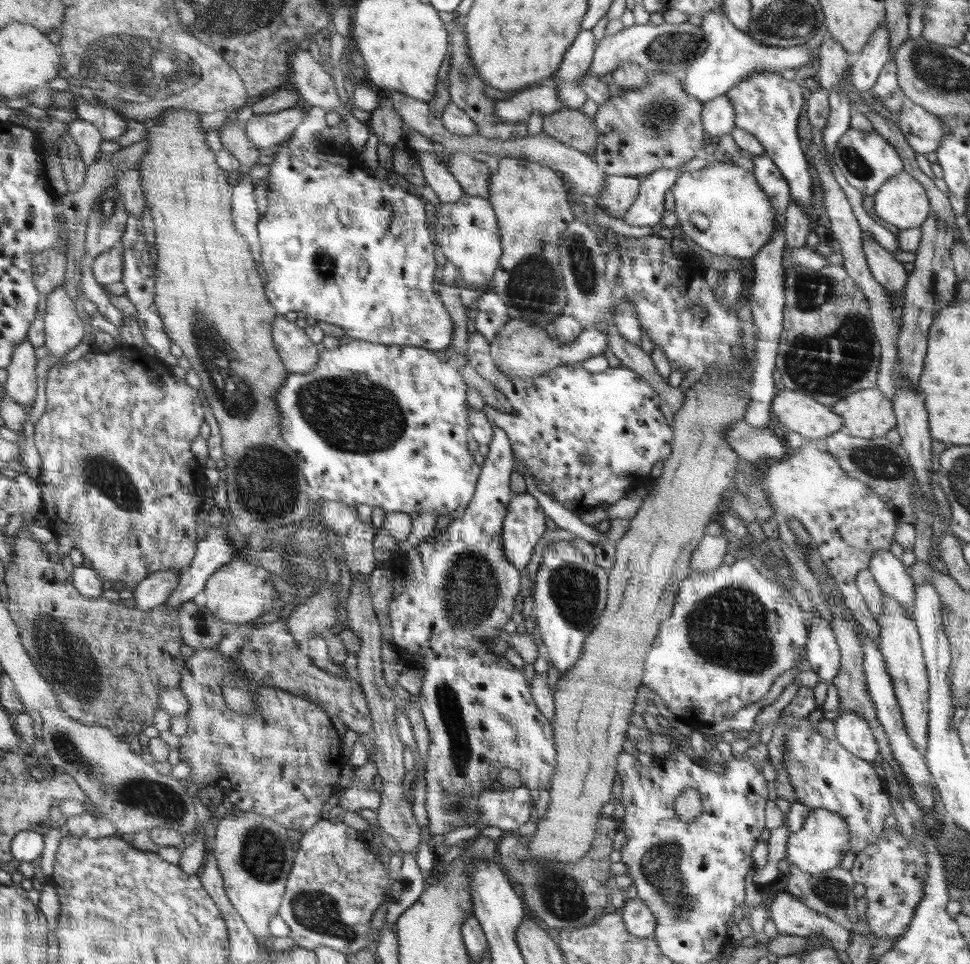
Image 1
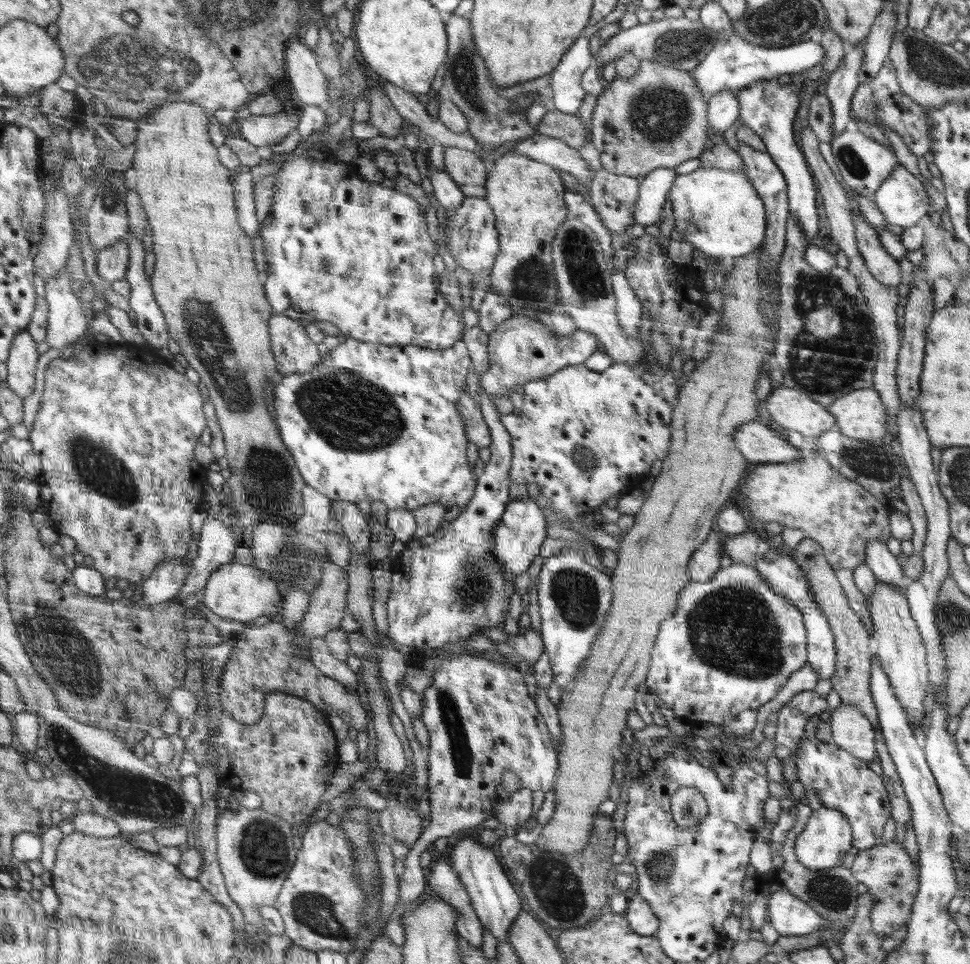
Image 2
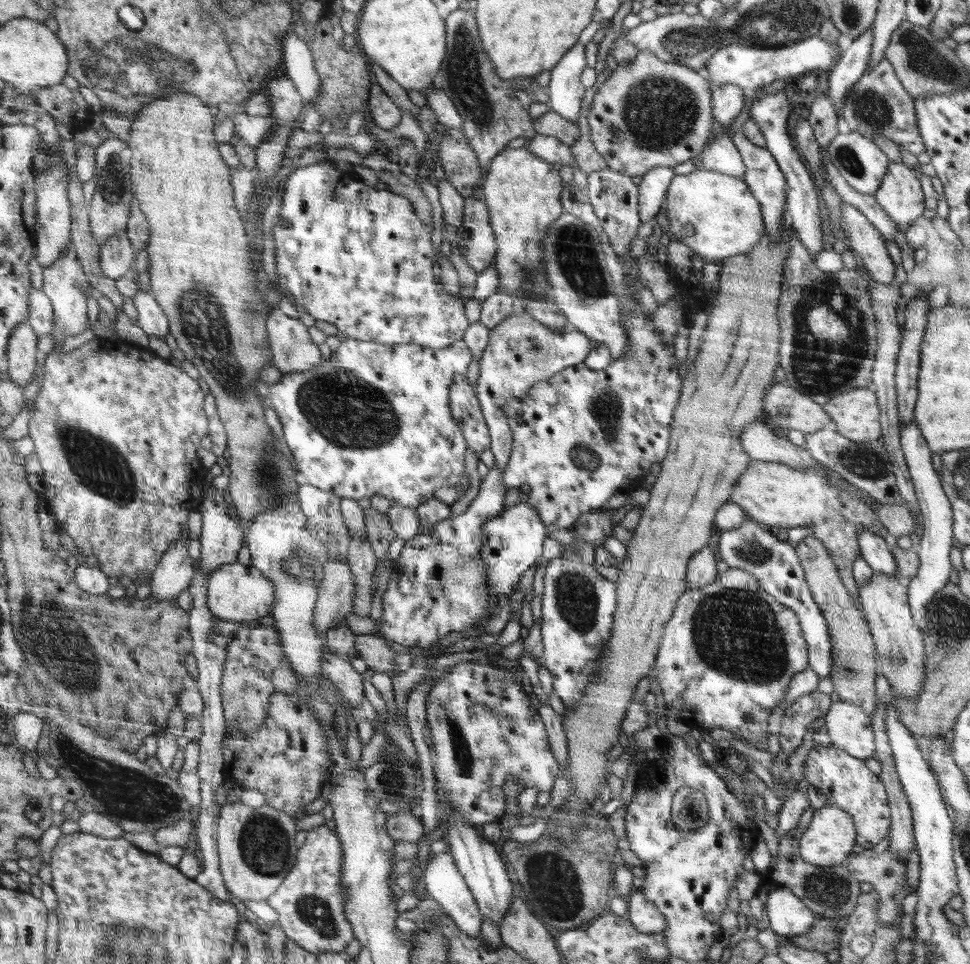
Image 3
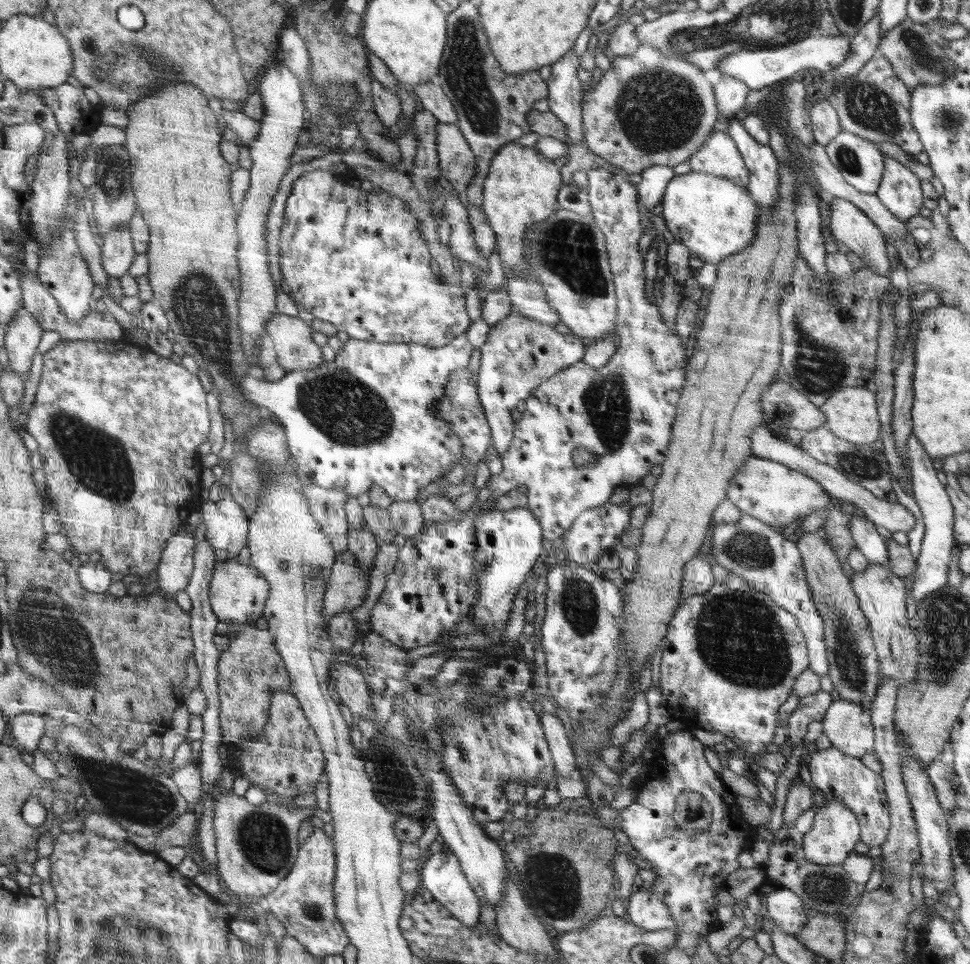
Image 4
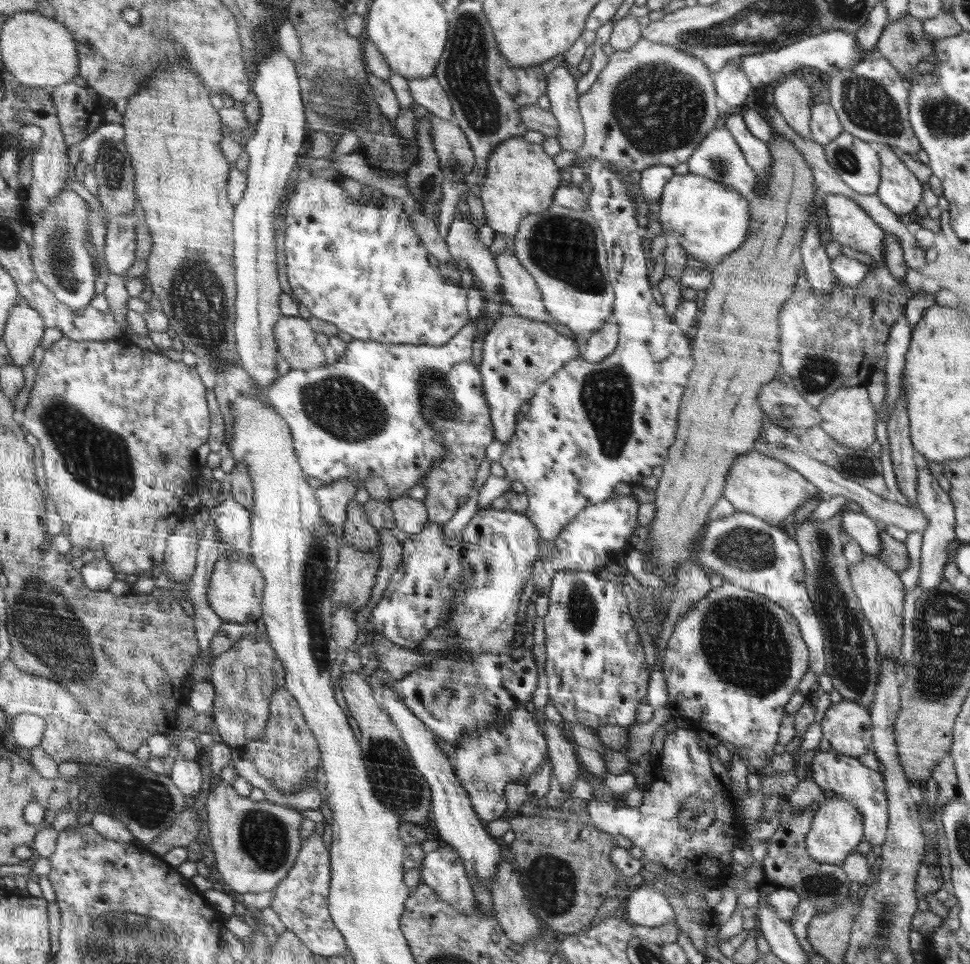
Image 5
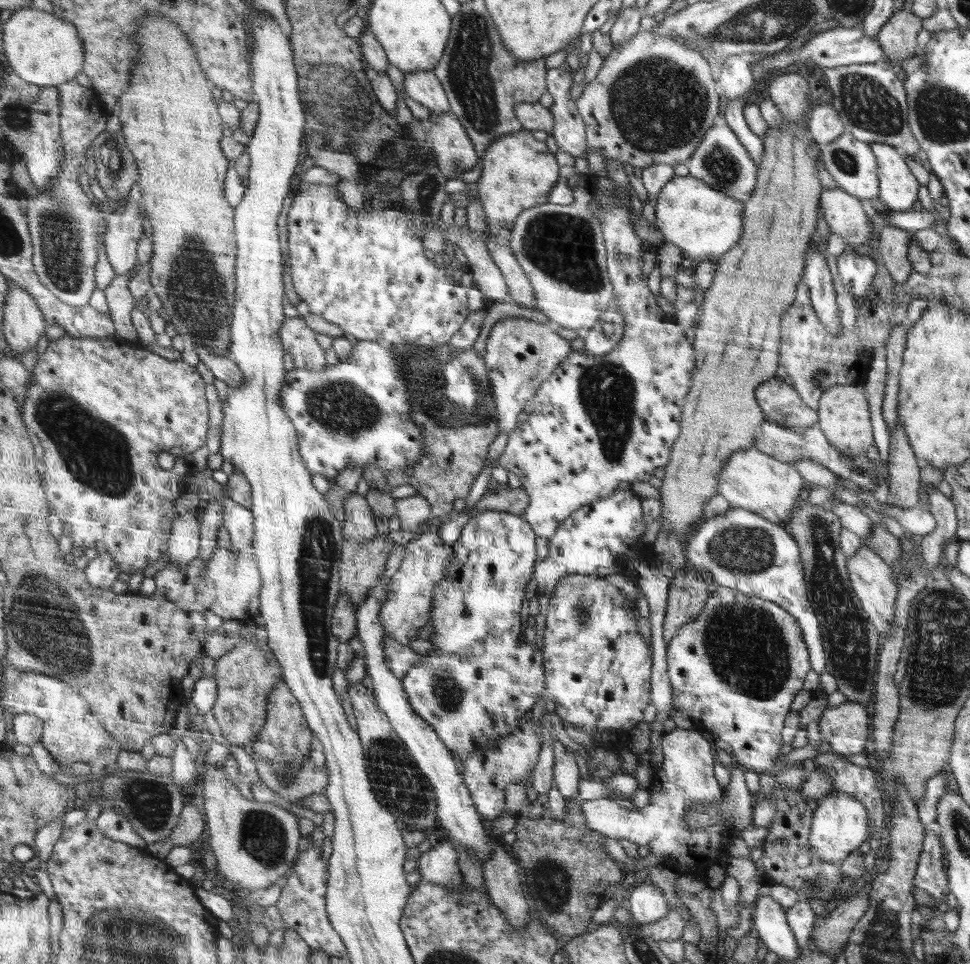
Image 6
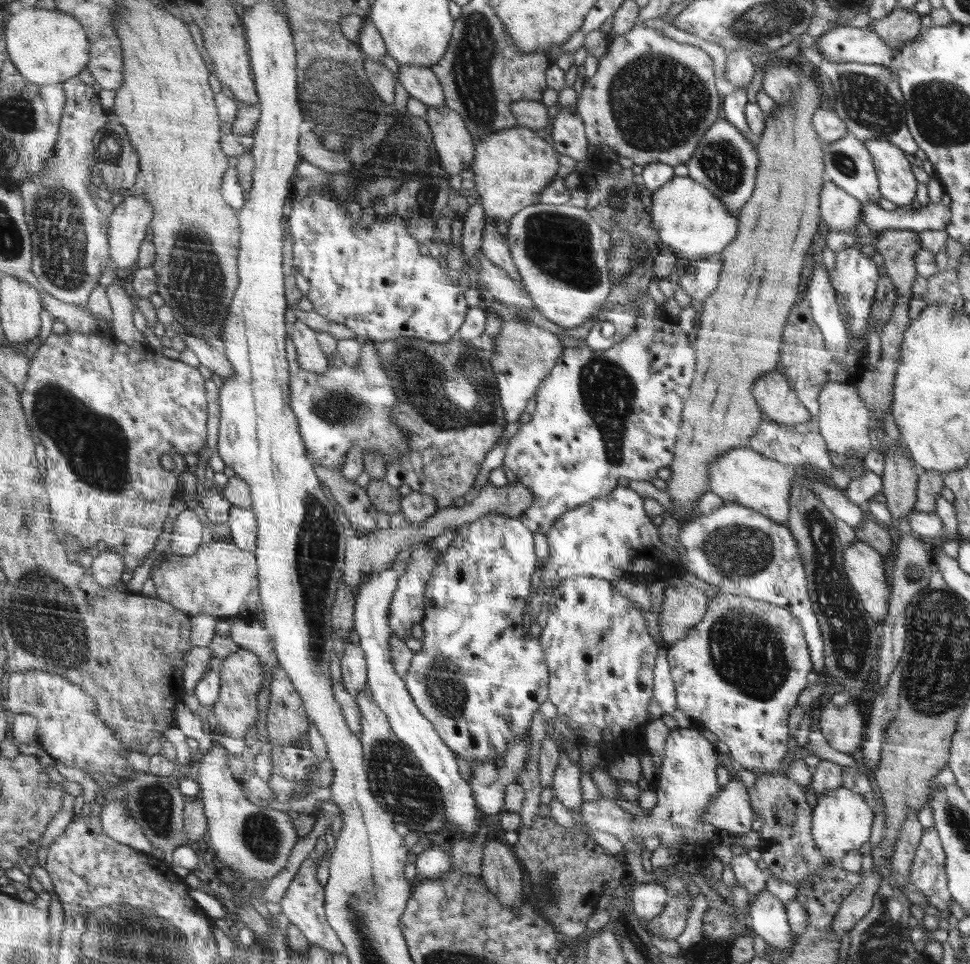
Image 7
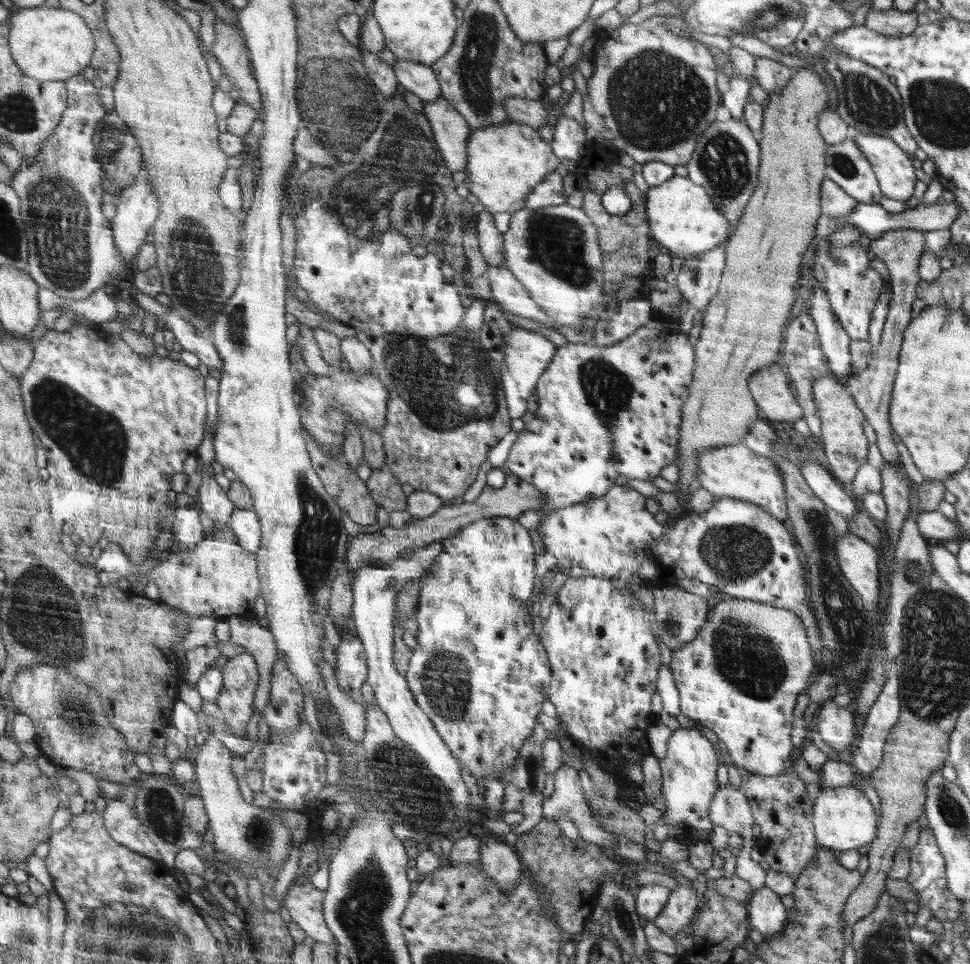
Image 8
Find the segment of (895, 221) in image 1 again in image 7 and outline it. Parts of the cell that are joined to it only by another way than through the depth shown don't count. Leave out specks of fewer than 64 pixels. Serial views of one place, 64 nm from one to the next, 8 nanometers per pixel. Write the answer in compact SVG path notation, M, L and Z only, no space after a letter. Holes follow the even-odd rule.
M866 140L864 144L873 156L881 197L893 202L896 208L911 204L918 184L901 148L888 140Z

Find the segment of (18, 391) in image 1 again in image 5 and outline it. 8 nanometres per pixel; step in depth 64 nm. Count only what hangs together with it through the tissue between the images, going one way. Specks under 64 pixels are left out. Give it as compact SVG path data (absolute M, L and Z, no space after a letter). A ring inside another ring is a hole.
M20 296L7 322L4 338L12 363L21 367L31 363L46 336L46 327L42 313L25 296Z

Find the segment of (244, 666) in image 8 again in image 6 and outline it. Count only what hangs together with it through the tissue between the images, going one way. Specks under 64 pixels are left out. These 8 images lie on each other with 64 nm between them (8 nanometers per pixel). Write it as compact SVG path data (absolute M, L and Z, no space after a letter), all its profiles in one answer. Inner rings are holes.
M238 643L236 649L218 660L214 674L219 682L219 698L214 713L223 736L240 746L258 740L267 717L268 696L273 684L283 680L283 670L271 649L268 645Z

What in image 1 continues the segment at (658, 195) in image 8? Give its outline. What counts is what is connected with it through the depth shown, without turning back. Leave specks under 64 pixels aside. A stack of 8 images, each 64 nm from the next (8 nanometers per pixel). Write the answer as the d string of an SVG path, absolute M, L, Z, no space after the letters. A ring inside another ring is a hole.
M716 162L700 170L685 171L677 178L671 190L676 204L677 226L683 230L685 236L712 254L726 254L750 261L773 238L778 215L769 195L761 189L752 171L742 169L734 162Z

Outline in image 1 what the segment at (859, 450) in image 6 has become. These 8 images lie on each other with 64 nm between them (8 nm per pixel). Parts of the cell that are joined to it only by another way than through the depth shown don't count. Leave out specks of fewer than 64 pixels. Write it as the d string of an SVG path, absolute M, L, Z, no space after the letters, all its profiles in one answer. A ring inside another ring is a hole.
M878 388L859 390L850 396L843 398L831 406L831 409L844 418L844 428L849 430L852 436L866 438L884 437L889 430L895 428L897 415L893 410L893 403L886 398Z

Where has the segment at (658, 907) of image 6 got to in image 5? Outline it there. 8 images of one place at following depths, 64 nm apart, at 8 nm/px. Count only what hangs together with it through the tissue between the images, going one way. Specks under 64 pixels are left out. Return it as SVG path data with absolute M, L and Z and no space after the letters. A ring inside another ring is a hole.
M640 885L626 897L624 905L626 919L631 924L655 927L675 922L674 911L663 892L652 885Z

